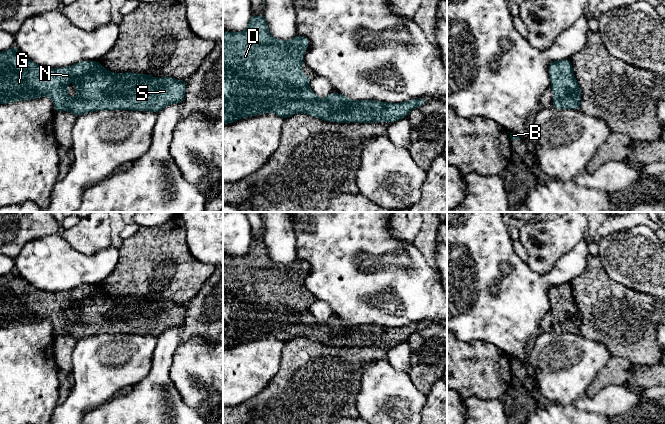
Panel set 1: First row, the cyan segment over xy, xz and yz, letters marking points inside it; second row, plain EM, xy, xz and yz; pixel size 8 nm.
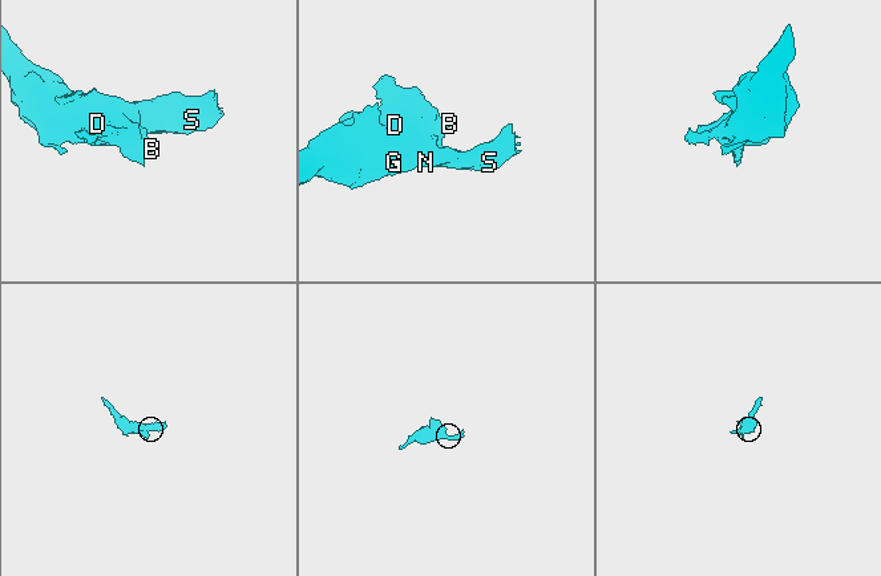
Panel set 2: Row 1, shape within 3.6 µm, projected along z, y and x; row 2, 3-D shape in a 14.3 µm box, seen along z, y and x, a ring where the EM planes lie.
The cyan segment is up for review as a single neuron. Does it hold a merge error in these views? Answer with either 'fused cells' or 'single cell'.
single cell

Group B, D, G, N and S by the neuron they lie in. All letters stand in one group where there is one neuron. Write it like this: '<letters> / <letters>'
B D G N S

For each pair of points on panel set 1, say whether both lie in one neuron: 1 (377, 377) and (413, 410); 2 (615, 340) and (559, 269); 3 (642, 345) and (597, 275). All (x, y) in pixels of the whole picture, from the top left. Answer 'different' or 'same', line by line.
1: same
2: different
3: same

